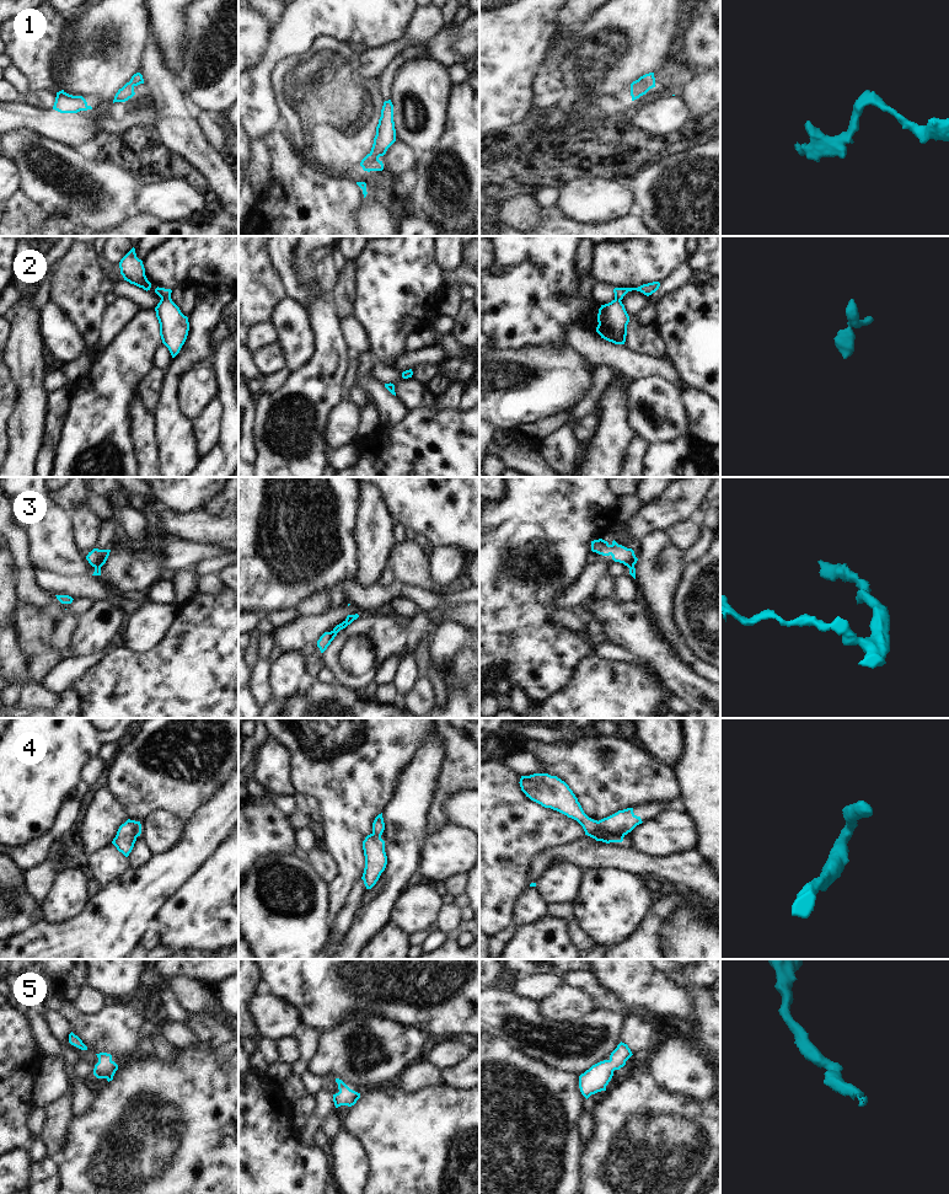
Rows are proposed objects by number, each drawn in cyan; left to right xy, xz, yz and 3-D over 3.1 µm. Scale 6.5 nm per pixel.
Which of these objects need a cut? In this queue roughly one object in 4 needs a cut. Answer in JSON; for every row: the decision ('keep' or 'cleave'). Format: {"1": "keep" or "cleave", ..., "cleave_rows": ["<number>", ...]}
{"1": "keep", "2": "keep", "3": "keep", "4": "cleave", "5": "keep", "cleave_rows": ["4"]}

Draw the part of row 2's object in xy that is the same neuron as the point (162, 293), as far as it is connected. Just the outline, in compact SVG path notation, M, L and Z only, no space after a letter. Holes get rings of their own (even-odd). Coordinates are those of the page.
M157 287L155 293L161 298L155 307L160 323L160 336L162 343L168 348L172 358L175 358L187 339L189 331L188 317L184 316L179 307L172 301L171 289Z

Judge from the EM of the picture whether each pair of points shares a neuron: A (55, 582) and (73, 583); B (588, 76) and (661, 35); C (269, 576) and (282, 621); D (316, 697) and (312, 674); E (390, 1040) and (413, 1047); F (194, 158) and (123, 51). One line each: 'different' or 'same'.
A: same
B: same
C: different
D: different
E: same
F: different

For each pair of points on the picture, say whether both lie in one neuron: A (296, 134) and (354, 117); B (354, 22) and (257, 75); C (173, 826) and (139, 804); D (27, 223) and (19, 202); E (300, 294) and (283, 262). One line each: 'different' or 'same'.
A: same
B: same
C: different
D: same
E: same

